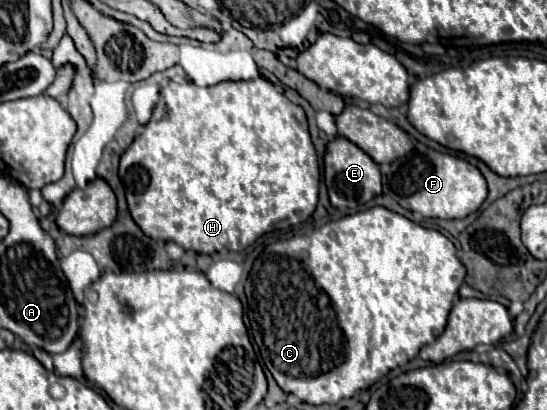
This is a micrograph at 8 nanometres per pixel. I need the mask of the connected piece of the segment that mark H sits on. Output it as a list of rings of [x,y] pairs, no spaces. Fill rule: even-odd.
[[[257,77],[251,81],[221,81],[211,87],[199,87],[191,81],[185,81],[185,83],[169,81],[167,85],[161,87],[159,97],[161,99],[155,105],[149,123],[135,137],[131,147],[121,155],[121,163],[119,163],[119,177],[125,187],[131,217],[135,219],[135,223],[141,227],[141,231],[147,237],[161,239],[161,241],[175,241],[183,249],[193,249],[197,253],[215,253],[221,249],[241,251],[253,241],[257,241],[261,235],[271,231],[275,223],[287,219],[291,225],[297,225],[315,211],[317,195],[319,195],[319,161],[317,161],[317,153],[315,153],[311,135],[307,129],[305,111],[301,109],[301,105],[291,103],[283,93],[275,91],[271,81]]]

